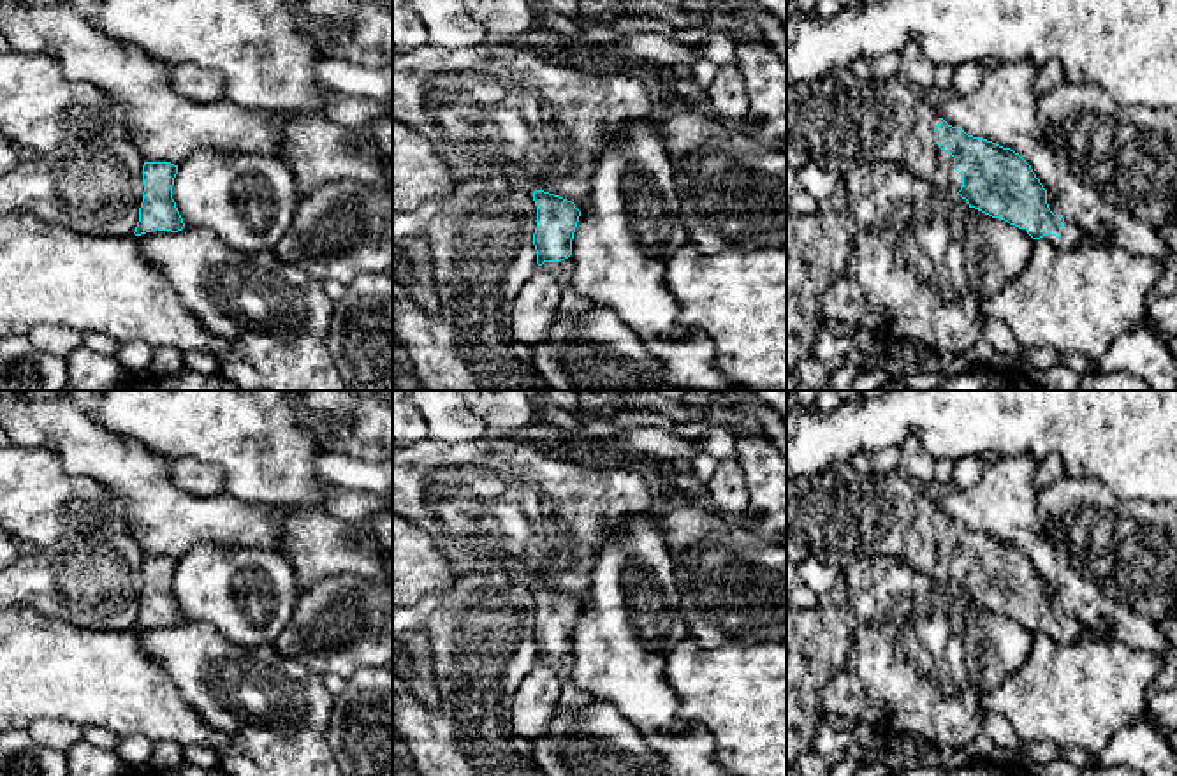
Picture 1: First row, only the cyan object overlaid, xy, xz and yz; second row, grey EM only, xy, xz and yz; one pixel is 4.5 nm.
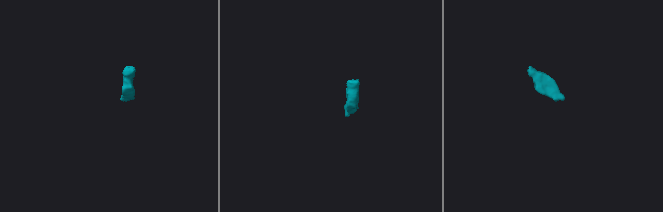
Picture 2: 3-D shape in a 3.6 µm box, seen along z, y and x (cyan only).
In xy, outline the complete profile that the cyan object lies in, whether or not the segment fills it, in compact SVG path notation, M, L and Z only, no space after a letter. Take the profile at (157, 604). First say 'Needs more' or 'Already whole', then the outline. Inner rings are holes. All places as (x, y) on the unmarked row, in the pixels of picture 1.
Already whole. M144 556L143 560L143 597L135 630L158 625L178 626L185 621L172 593L172 579L178 560L171 556Z

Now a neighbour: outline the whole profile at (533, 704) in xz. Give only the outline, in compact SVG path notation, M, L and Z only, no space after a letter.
M537 662L512 699L512 728L533 744L545 736L559 700L561 681L552 667Z

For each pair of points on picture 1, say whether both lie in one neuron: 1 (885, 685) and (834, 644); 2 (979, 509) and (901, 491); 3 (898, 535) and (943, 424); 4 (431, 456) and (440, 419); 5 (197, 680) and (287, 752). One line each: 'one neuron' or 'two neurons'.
1: two neurons
2: two neurons
3: two neurons
4: two neurons
5: one neuron

